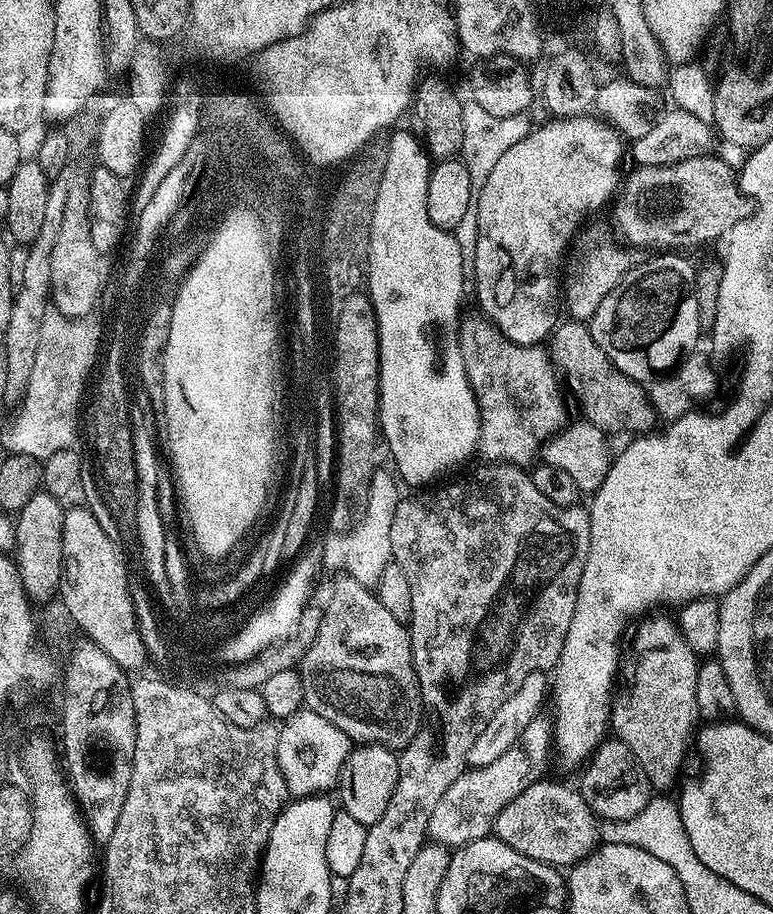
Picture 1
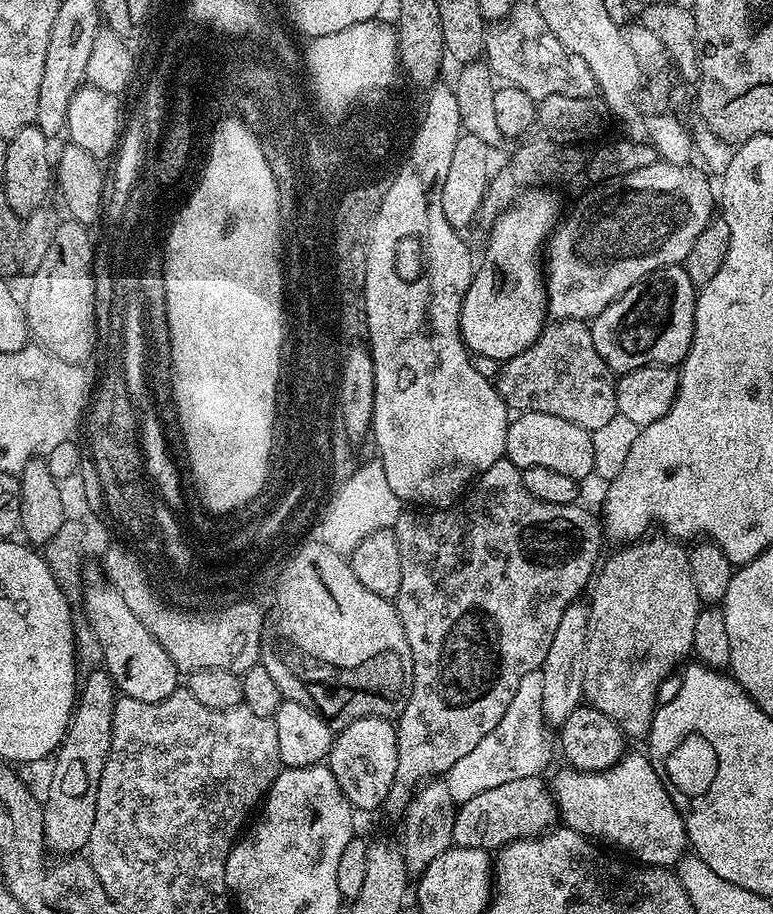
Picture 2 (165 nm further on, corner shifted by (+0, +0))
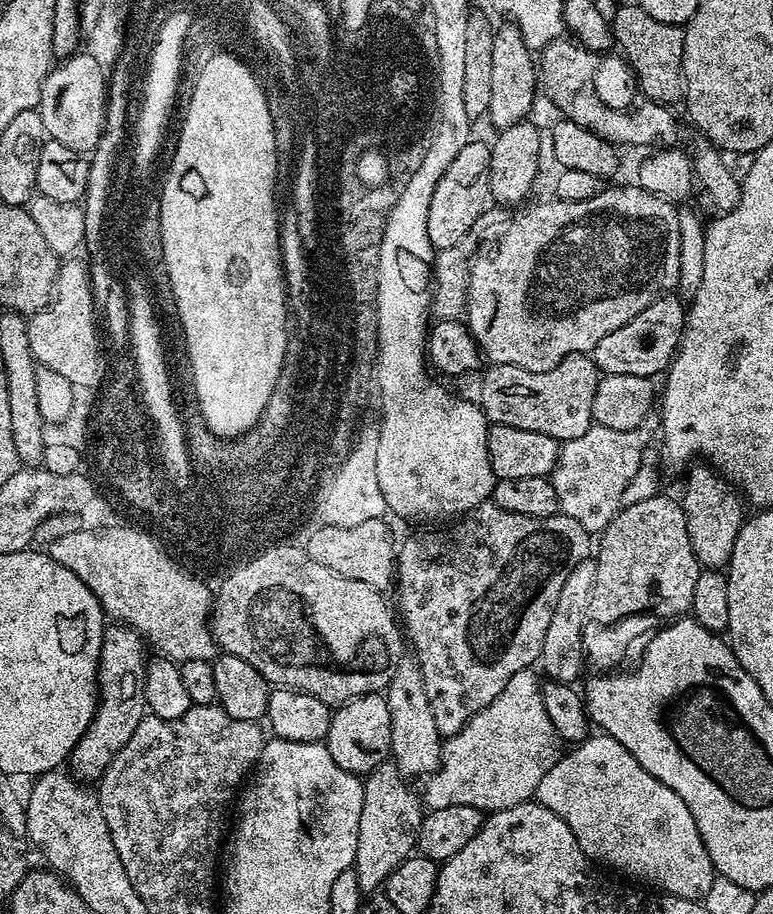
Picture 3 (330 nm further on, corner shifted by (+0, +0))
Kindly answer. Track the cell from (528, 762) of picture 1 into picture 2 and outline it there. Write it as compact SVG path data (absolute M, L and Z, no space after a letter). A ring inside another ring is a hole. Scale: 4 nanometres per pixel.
M583 603L569 606L566 614L562 614L562 622L558 622L558 630L554 633L554 642L550 642L550 651L546 654L544 665L538 670L542 674L542 714L545 724L549 726L563 724L576 708L581 707L584 700L587 621L588 609Z

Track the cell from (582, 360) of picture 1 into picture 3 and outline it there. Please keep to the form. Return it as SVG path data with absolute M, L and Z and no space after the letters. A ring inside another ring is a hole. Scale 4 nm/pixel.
M579 352L567 356L558 366L541 372L509 364L493 364L487 370L489 372L482 375L483 393L479 406L489 425L534 430L538 434L550 434L550 438L561 442L582 438L586 430L594 427L592 407L602 373L591 355Z

